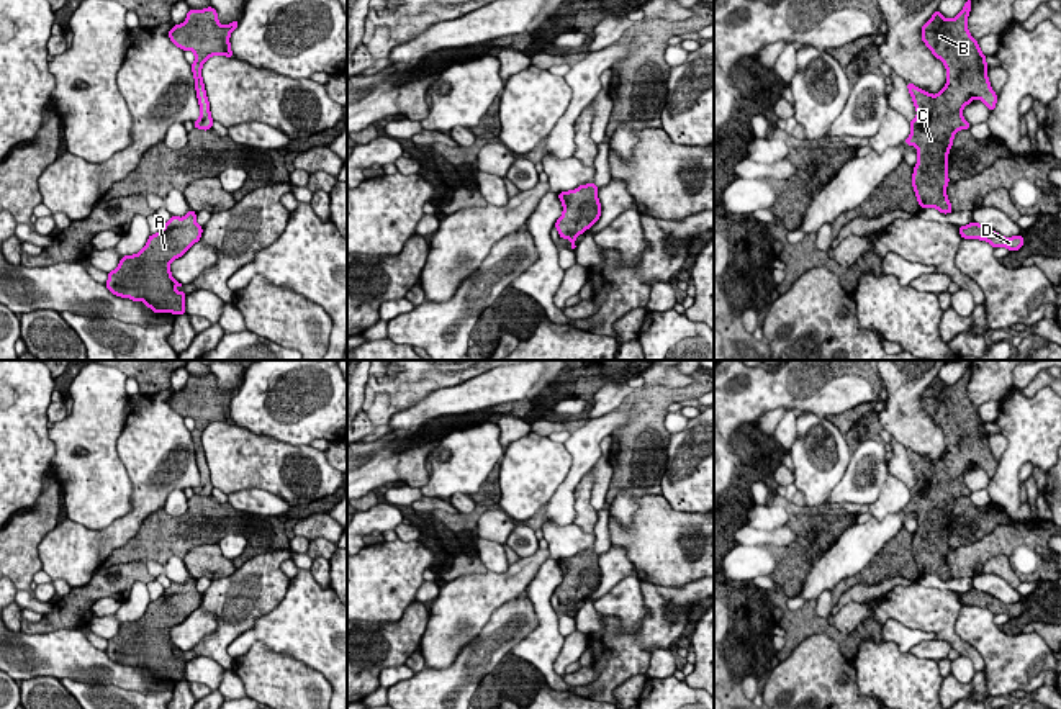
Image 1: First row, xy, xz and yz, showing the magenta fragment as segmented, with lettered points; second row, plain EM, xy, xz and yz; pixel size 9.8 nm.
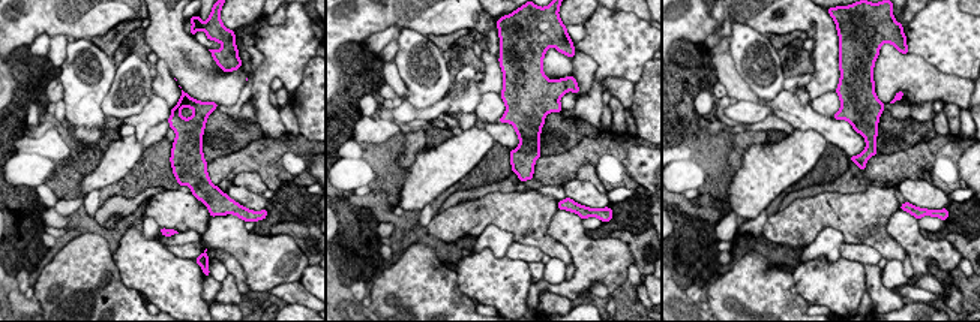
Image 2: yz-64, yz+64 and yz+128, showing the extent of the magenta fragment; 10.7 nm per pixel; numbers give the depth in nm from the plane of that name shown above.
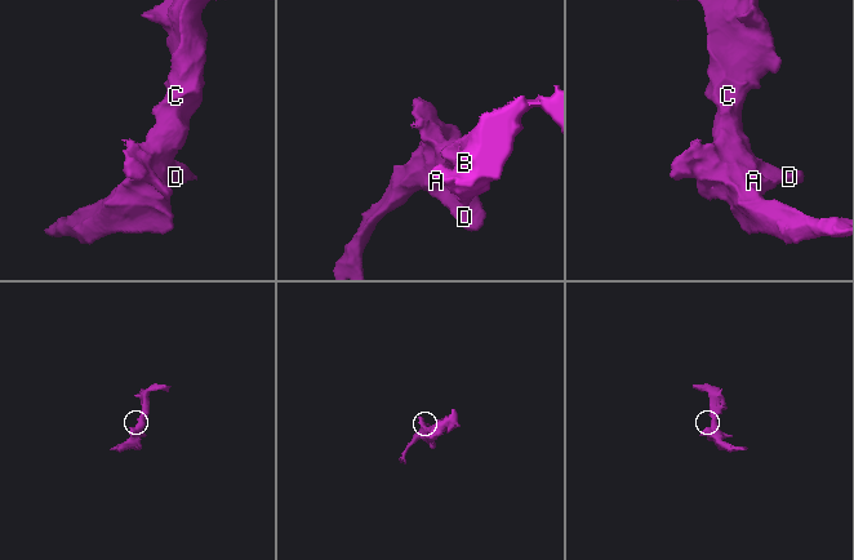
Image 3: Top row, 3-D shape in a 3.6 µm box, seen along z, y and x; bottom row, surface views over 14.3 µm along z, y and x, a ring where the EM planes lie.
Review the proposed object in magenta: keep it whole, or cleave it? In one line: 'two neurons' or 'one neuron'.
one neuron

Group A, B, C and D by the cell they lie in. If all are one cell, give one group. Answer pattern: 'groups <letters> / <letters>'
groups A B C D

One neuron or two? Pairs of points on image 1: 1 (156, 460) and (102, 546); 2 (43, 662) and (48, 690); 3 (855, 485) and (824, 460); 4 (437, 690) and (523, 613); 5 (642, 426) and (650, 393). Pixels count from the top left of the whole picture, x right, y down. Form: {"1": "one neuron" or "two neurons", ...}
{"1": "one neuron", "2": "two neurons", "3": "two neurons", "4": "one neuron", "5": "one neuron"}

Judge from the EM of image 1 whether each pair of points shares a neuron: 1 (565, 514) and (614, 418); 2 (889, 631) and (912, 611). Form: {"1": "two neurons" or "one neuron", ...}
{"1": "one neuron", "2": "two neurons"}

